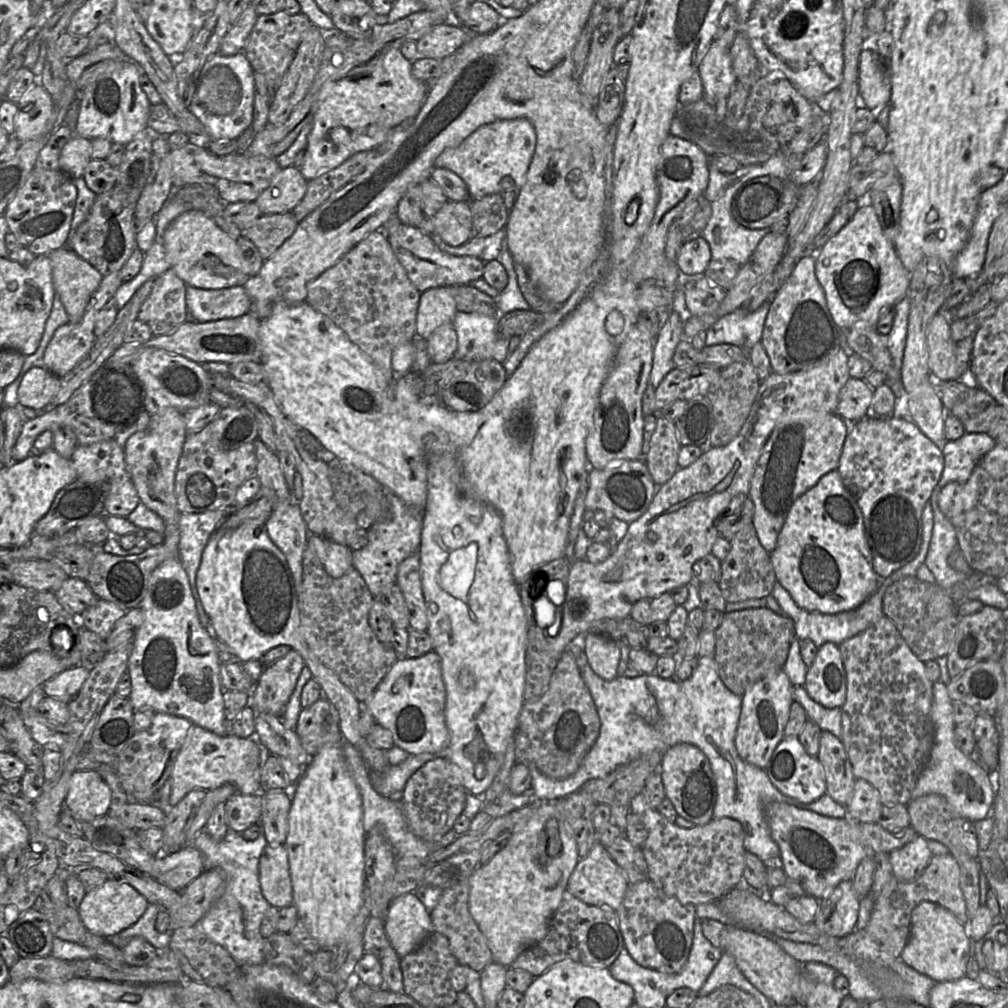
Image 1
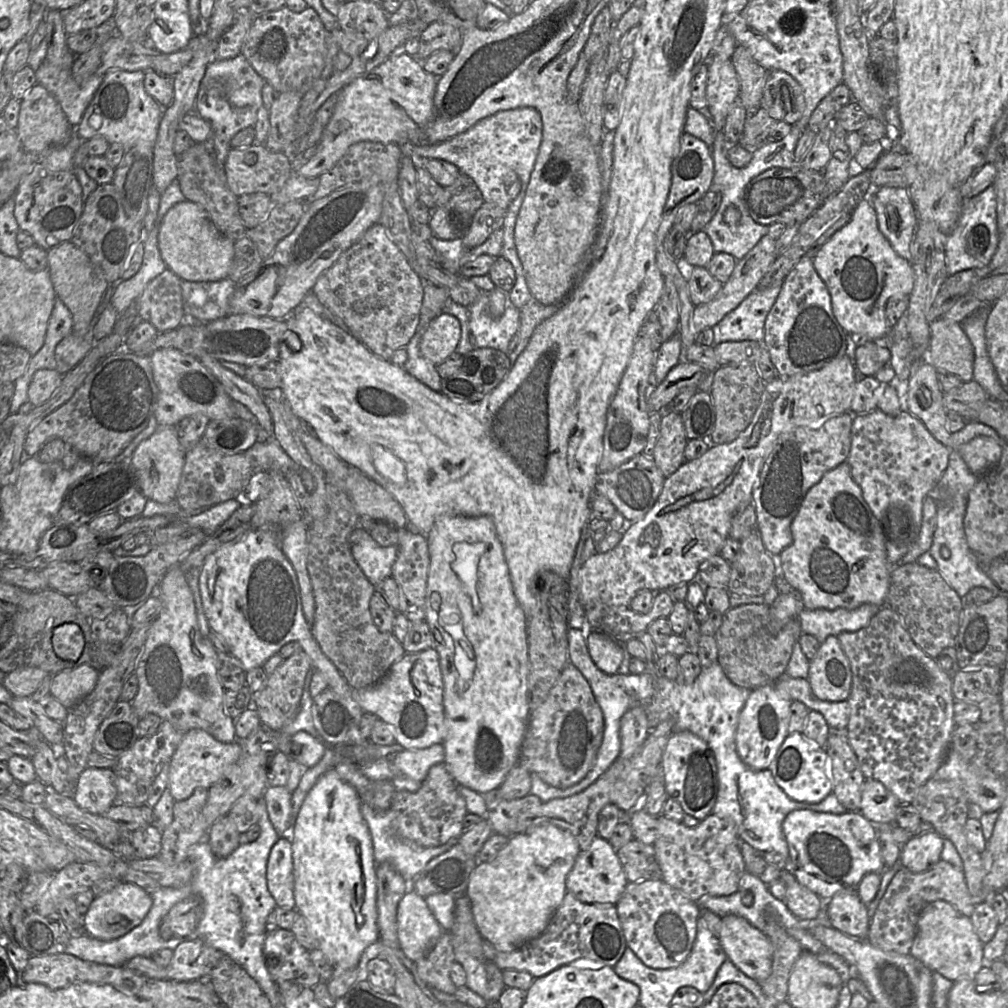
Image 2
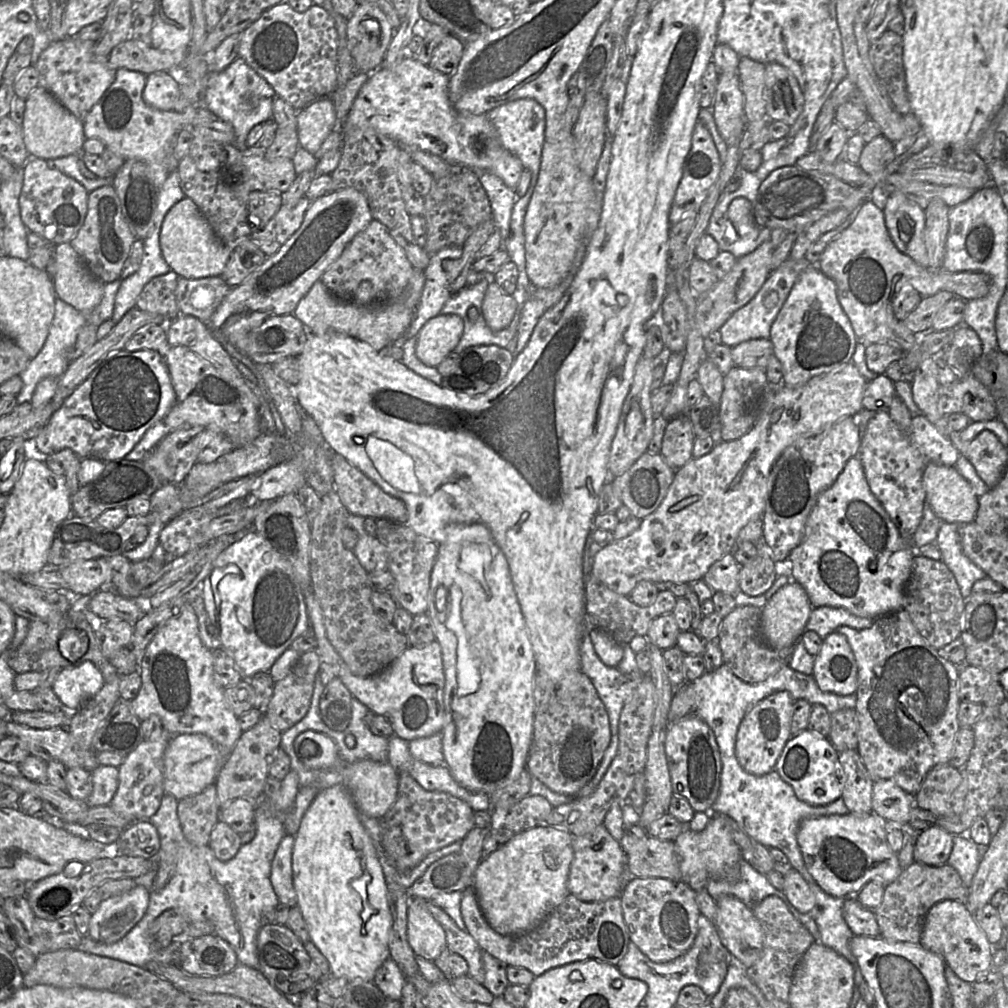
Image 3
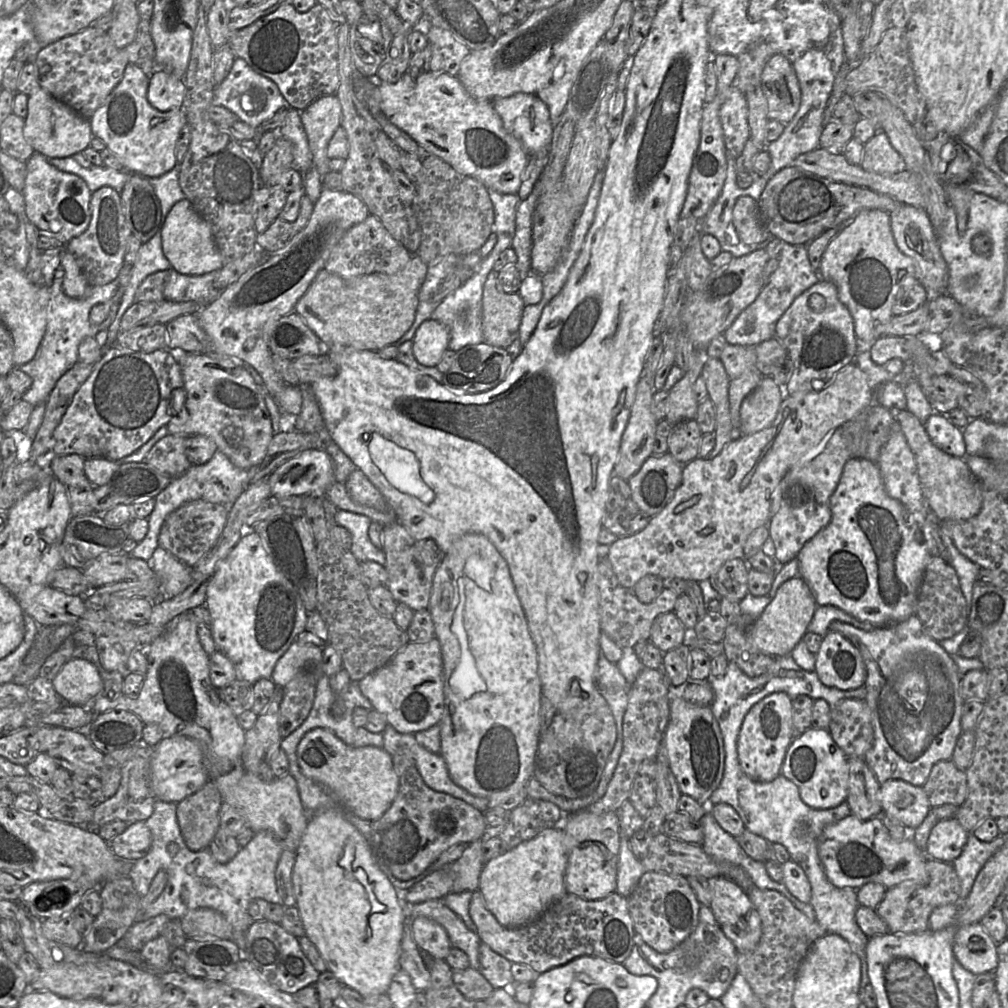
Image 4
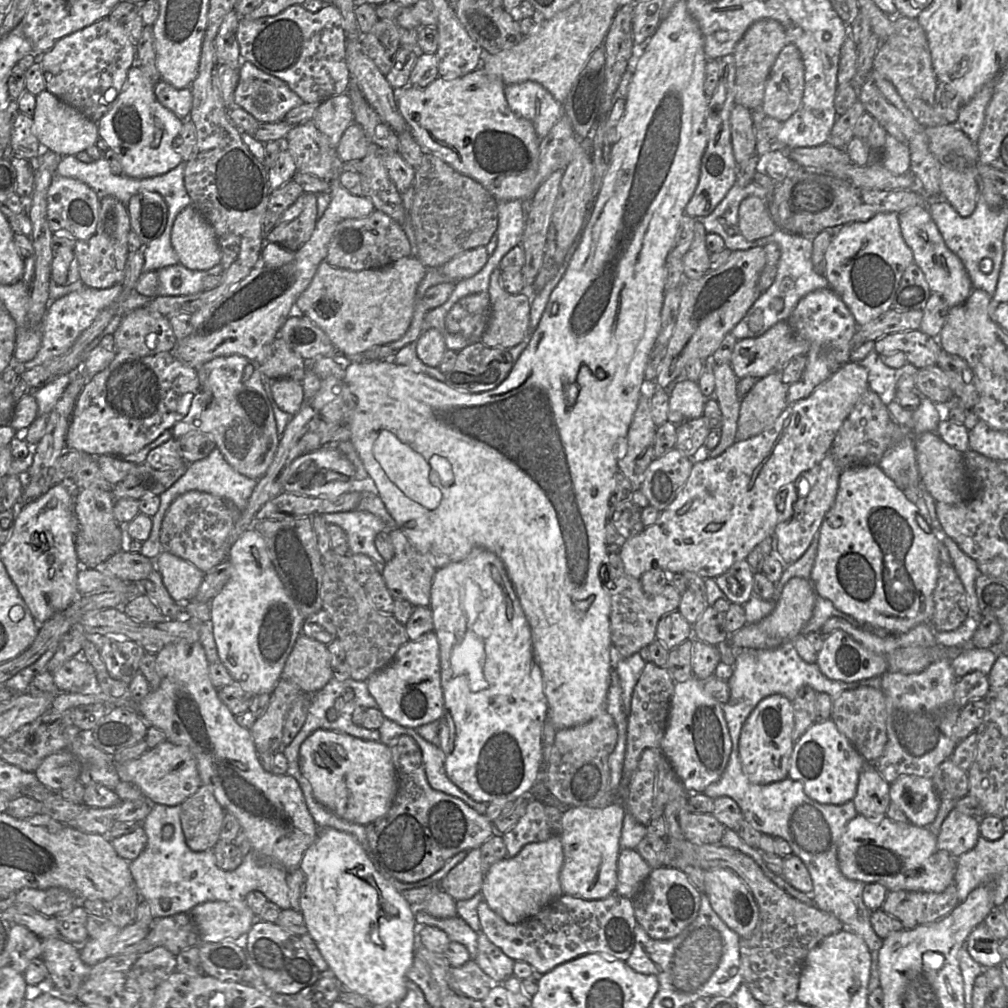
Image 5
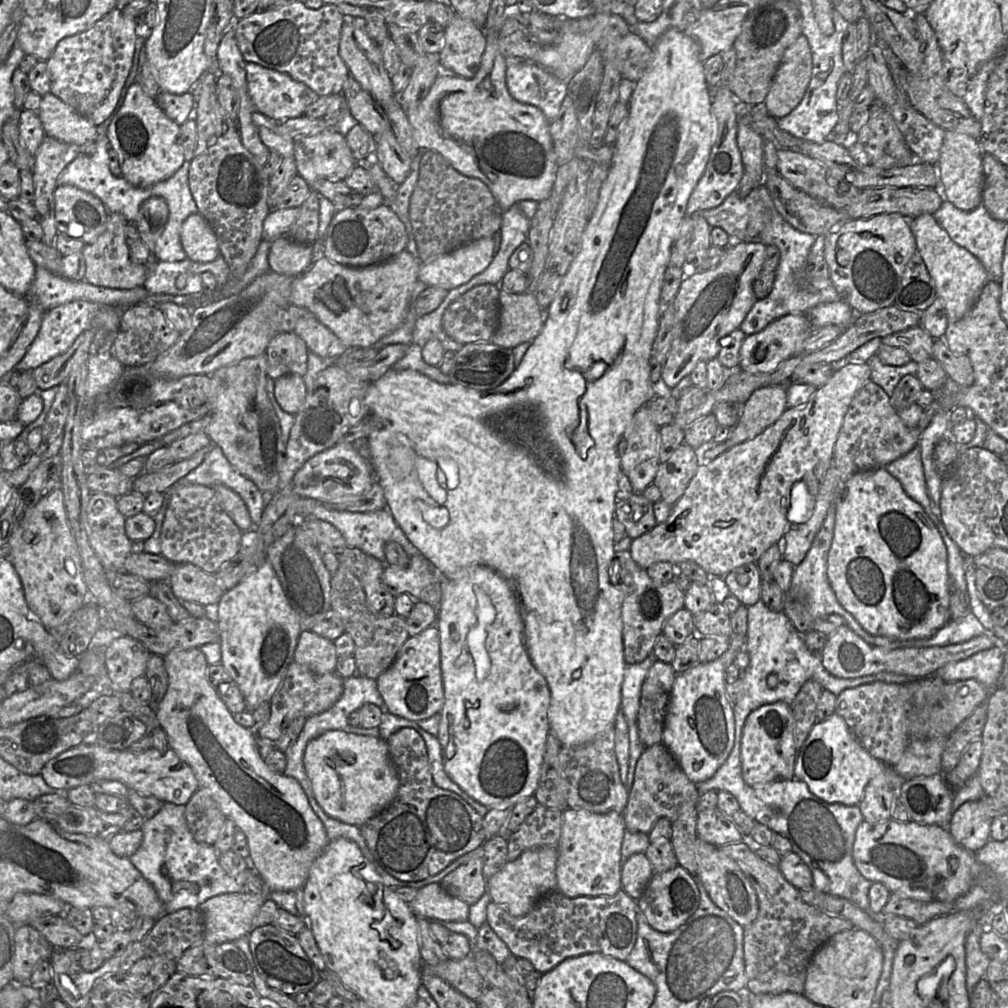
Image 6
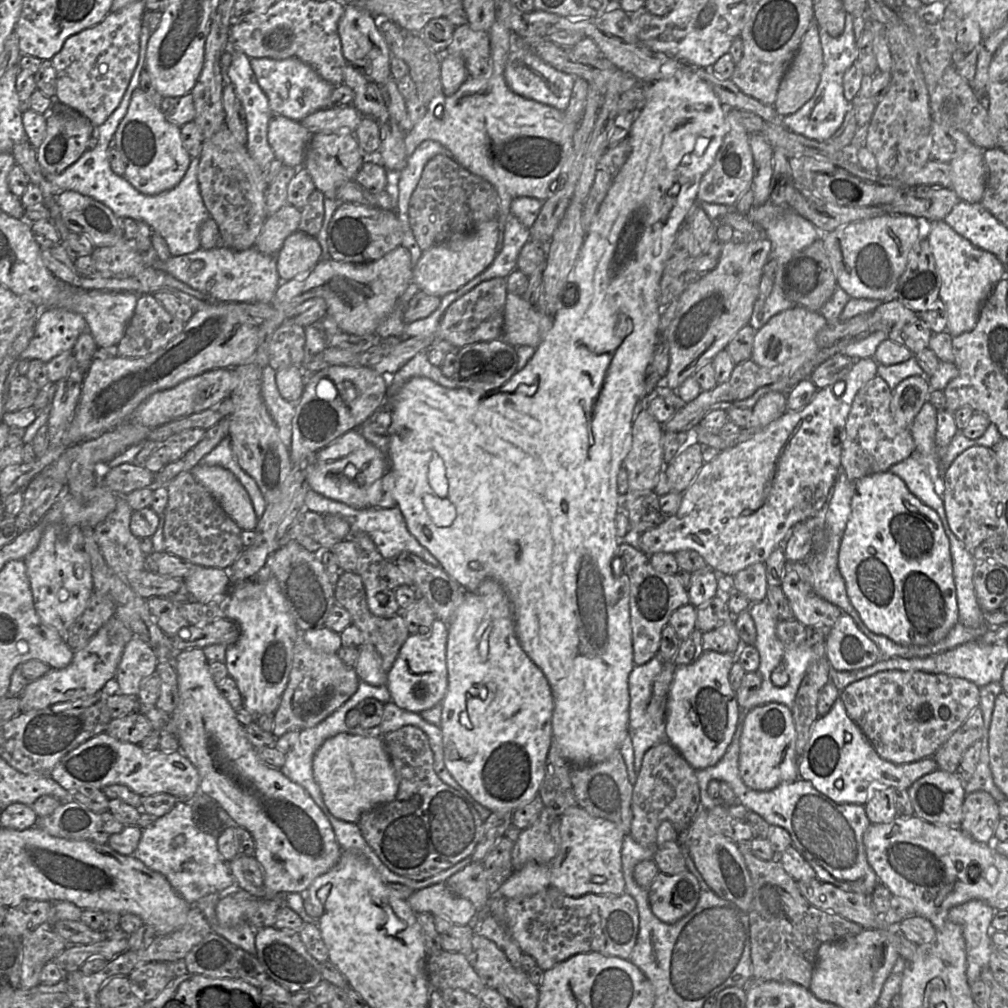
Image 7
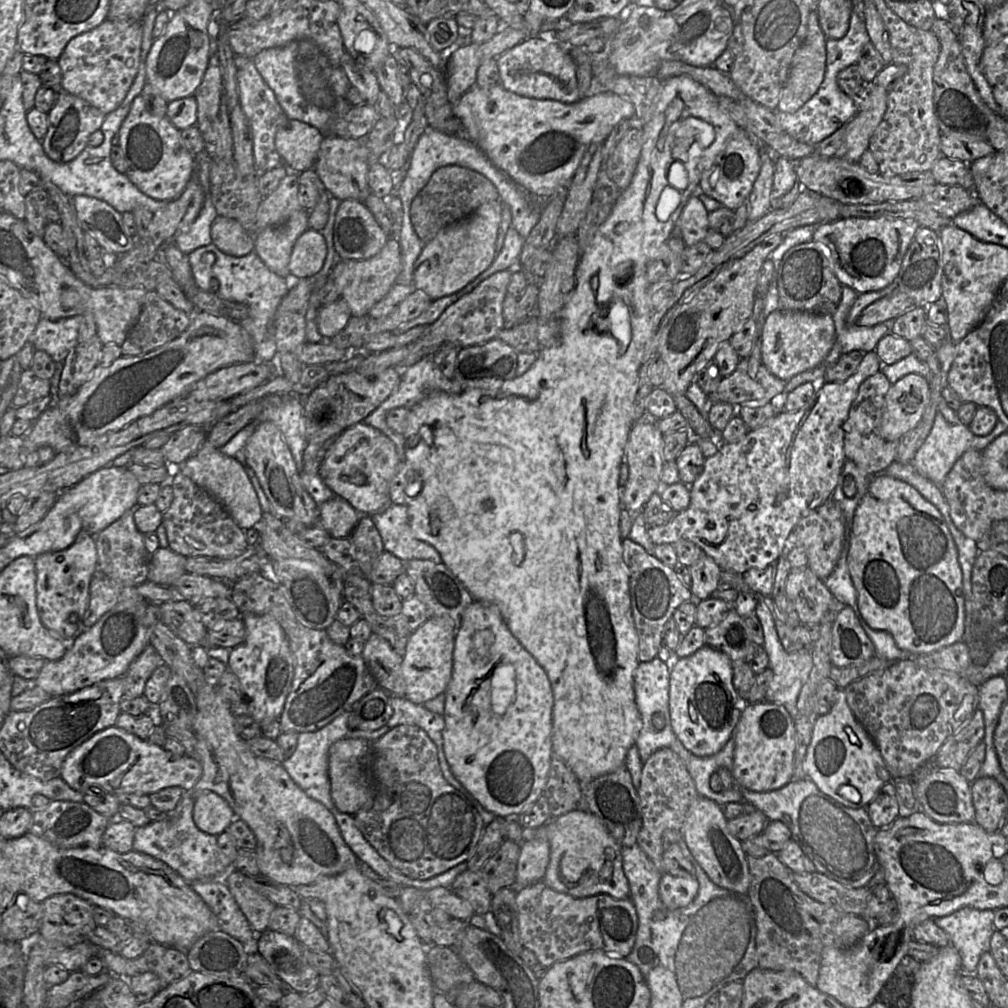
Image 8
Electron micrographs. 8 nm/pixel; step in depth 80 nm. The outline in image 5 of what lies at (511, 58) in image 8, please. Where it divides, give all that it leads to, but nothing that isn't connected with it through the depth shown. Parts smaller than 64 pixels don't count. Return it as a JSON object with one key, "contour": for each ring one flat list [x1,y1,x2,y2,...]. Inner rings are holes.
{"contour":[[534,81,505,86,505,97,510,109,515,114,529,120,533,124,535,132,541,140,563,116,563,104,557,102,541,84]]}

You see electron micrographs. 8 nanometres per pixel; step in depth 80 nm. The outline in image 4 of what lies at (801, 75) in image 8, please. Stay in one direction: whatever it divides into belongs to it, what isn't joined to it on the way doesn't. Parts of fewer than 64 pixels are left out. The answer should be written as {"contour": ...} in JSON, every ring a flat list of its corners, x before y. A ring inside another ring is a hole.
{"contour":[[774,54,761,75,761,87,768,105,769,120,788,124,801,103,799,80,791,62,782,54]]}

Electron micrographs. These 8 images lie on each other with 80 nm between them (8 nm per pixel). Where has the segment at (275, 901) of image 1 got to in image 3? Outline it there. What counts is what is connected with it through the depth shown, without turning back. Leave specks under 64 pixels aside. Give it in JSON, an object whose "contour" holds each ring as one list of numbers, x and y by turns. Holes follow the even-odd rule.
{"contour":[[286,834,276,850,272,861,270,881,279,902,290,908,297,905,297,895,293,884,292,854,295,838]]}

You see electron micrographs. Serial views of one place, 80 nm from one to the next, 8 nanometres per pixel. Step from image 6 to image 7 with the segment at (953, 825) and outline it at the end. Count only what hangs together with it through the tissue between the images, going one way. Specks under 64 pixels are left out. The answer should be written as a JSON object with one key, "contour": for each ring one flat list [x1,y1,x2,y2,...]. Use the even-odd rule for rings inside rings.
{"contour":[[985,791,967,794,962,806,962,821,959,828,973,840,992,843,999,821,998,802]]}

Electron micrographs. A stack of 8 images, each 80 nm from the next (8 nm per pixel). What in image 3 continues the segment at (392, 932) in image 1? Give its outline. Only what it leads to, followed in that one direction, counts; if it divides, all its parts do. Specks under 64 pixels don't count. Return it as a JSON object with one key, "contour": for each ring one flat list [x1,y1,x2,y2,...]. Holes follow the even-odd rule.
{"contour":[[409,899,407,939,416,956,434,961,447,948,447,939,444,929,429,912,427,901]]}

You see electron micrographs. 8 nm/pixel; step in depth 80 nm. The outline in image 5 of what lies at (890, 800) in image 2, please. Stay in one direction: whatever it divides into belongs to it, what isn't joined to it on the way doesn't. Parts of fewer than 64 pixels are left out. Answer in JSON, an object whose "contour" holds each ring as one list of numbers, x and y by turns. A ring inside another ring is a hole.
{"contour":[[901,776,890,784,891,804,897,806,908,822,919,827,929,827,935,820,941,801,931,779,918,776]]}

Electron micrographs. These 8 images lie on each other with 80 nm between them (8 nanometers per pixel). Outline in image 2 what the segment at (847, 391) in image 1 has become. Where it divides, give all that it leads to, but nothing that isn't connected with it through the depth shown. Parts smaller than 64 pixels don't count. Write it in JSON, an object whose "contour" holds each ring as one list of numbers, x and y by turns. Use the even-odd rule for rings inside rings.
{"contour":[[857,373,850,413,860,415,877,410,878,402,887,385,878,381,874,376,860,378,860,374]]}

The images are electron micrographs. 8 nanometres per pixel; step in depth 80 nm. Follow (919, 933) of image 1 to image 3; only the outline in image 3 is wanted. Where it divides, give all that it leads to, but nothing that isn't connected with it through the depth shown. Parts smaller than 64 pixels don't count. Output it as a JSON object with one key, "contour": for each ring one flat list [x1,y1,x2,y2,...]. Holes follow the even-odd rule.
{"contour":[[942,900,929,909,919,943,940,955,946,966,964,981,973,983,979,975,992,968,993,945,978,926,974,915,959,901]]}

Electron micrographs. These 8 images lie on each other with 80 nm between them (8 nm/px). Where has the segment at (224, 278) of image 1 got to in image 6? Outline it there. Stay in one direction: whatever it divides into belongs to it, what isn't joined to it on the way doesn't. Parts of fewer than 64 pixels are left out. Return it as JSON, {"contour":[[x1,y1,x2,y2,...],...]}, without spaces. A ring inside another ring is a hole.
{"contour":[[199,212,183,222,180,238,187,258,194,262,211,262,220,255,215,232]]}

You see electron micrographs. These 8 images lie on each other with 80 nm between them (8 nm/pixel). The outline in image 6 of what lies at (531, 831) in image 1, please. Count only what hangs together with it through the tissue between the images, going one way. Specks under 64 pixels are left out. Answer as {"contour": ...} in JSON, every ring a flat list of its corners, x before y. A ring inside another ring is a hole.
{"contour":[[540,847,523,852,516,860,508,861,504,867,487,879,487,892,491,901,515,916,530,912,546,894,557,890,556,884,557,848]]}

